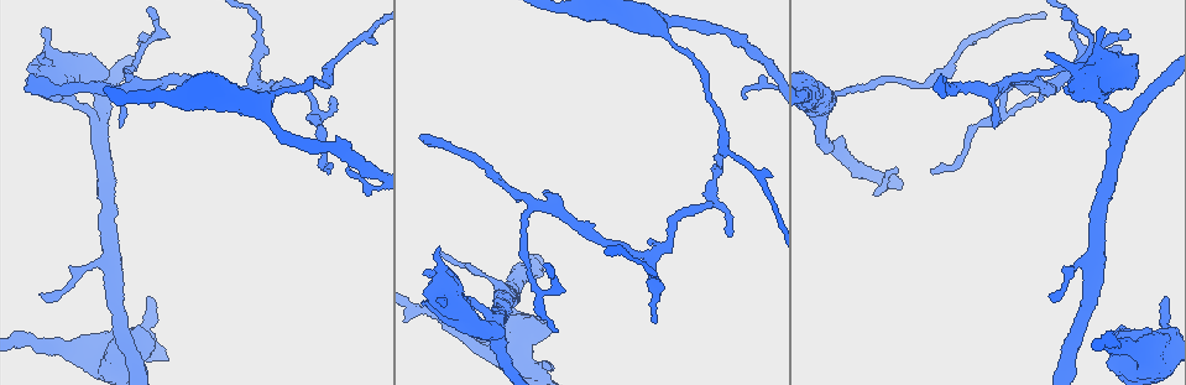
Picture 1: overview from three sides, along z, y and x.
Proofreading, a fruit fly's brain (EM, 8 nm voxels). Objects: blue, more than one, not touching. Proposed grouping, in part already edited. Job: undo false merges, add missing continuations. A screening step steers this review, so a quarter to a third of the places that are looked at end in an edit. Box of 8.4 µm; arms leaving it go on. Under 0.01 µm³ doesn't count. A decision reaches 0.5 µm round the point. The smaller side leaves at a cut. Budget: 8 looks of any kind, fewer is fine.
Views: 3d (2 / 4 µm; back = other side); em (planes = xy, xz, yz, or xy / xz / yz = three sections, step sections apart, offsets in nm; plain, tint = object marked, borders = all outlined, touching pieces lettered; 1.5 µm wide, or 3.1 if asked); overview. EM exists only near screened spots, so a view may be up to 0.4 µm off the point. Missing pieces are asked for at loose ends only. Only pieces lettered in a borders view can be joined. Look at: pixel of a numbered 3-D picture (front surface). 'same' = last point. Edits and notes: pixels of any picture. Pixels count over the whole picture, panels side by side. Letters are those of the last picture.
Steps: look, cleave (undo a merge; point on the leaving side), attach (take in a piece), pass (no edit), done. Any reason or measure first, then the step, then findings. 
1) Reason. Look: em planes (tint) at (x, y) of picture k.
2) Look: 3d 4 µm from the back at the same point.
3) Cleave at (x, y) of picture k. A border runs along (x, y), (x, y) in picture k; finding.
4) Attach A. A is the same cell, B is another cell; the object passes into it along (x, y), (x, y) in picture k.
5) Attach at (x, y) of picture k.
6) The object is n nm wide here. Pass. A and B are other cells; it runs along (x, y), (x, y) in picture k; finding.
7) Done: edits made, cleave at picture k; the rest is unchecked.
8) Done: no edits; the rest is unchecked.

Branch stops here. Look: em yz step 4 (plain) at (441, 248) of picture 1.

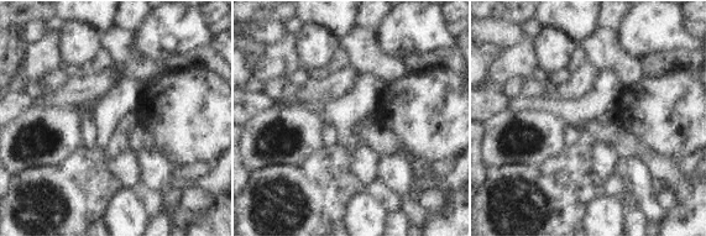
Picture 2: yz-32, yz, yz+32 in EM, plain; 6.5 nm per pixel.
What lies round it. Look: em yz step 4 (borders) at the same point.

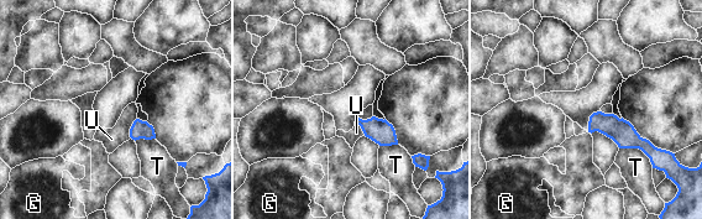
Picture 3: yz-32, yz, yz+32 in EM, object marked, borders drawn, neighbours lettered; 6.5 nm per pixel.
Pass. G, T and U are other cells; it runs along (592, 119), (609, 124), (649, 151) in picture 3; no lettered piece goes on from it.

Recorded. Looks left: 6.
Tapers out. Look: em planes (borders) at (153, 106) of picture 1.

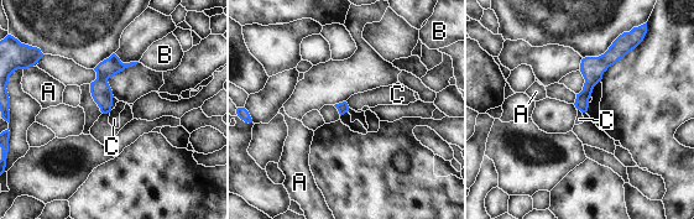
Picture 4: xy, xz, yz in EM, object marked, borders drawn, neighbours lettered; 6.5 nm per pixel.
The longest contact is with C, 60 nm. Pass. A, B and C are other cells; no lettered piece goes on from it.

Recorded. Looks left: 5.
An open end. Look: em xz step 4 (borders) at (731, 235) of picture 1.

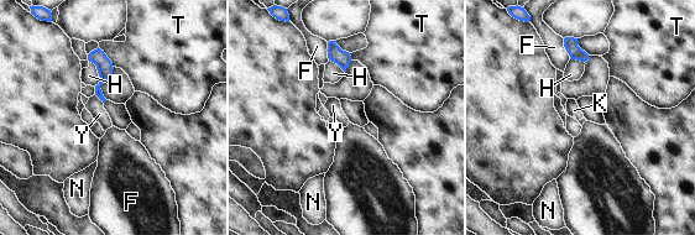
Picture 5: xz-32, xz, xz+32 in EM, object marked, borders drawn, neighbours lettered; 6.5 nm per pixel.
Cut it another way. Look: em yz step 8 (borders) at the same point.

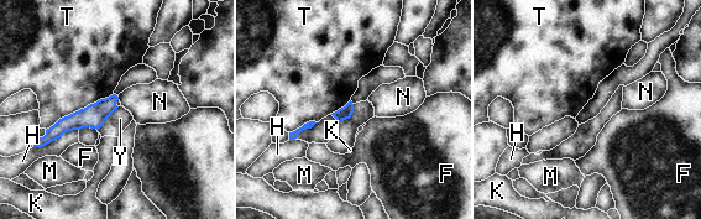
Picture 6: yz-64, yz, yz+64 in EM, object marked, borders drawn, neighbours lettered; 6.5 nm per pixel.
The longest contact is with T, 500 nm. Pass. F, H, K, M, N, T and Y are other cells; it runs along (114, 98), (48, 139) in picture 6; no lettered piece goes on from it.

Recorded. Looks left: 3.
Done: no edits; the rest is unchecked.

